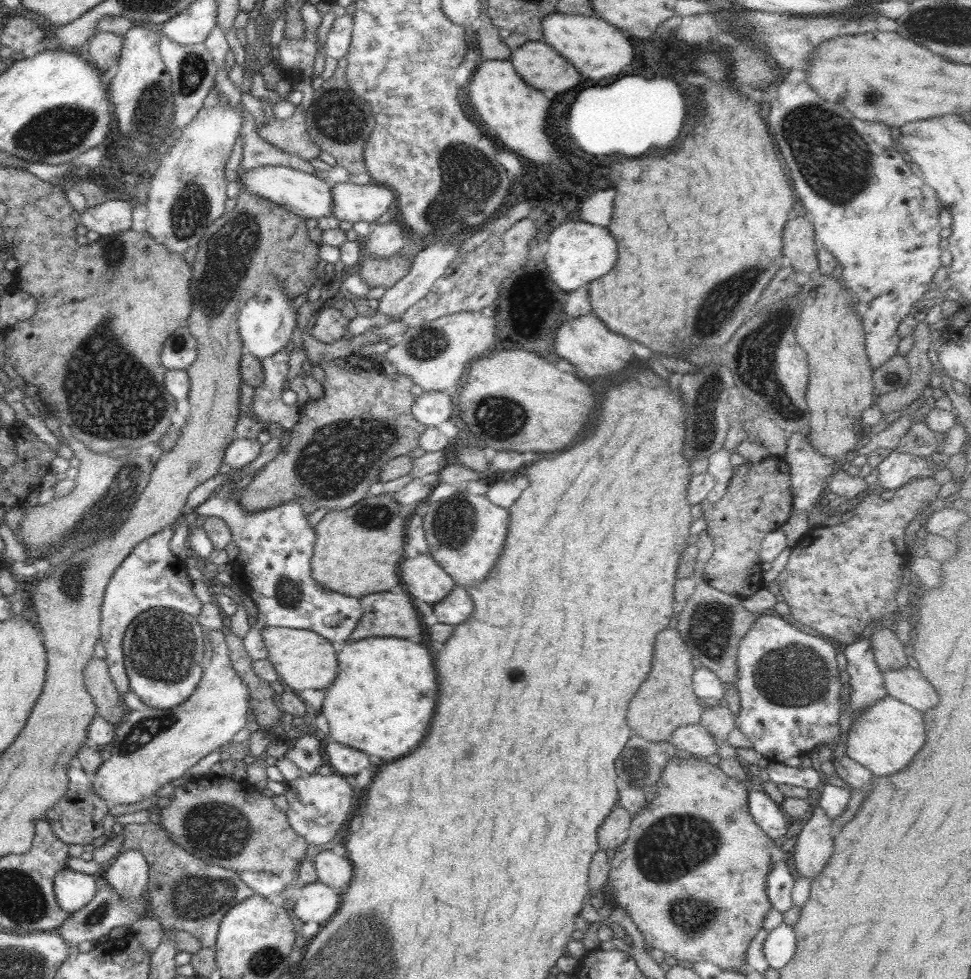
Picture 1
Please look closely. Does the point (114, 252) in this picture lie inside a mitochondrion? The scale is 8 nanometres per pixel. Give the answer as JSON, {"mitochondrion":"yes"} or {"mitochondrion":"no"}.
{"mitochondrion":"yes"}

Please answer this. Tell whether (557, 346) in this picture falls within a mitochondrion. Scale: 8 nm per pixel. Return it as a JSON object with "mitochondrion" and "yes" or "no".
{"mitochondrion":"no"}

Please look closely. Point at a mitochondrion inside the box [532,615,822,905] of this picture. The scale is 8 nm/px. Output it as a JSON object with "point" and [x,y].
{"point":[659,857]}

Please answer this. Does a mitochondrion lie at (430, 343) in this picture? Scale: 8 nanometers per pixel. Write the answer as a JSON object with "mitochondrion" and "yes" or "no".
{"mitochondrion":"yes"}

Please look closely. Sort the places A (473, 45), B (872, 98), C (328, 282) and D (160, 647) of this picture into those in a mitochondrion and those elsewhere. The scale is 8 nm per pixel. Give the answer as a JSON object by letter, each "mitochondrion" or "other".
{"A":"other","B":"mitochondrion","C":"other","D":"mitochondrion"}

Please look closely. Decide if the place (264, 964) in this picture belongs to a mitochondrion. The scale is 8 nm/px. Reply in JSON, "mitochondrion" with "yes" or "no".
{"mitochondrion":"yes"}

